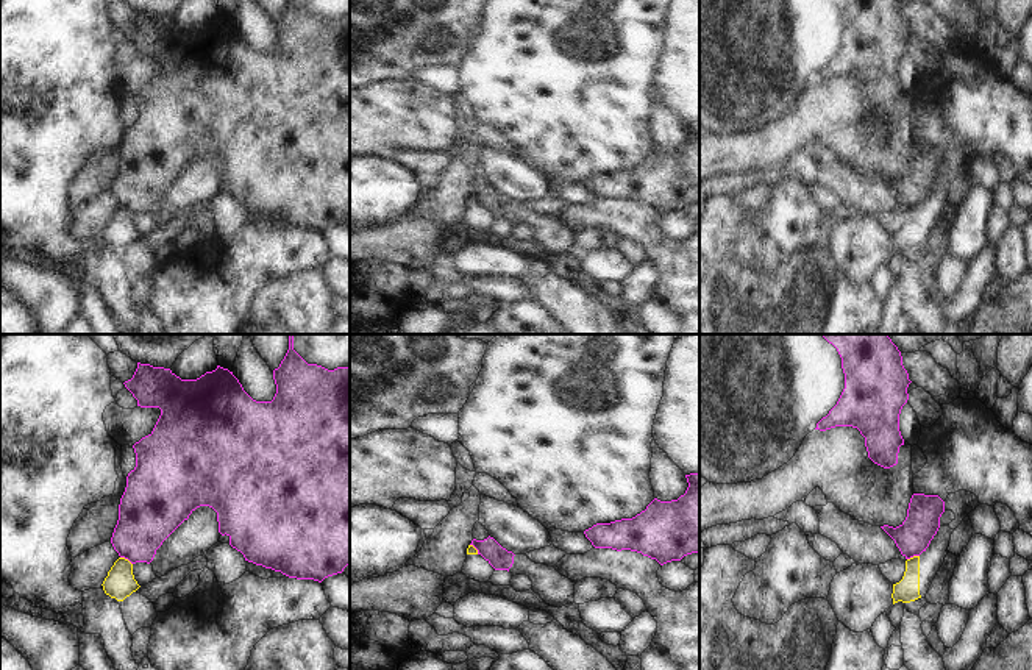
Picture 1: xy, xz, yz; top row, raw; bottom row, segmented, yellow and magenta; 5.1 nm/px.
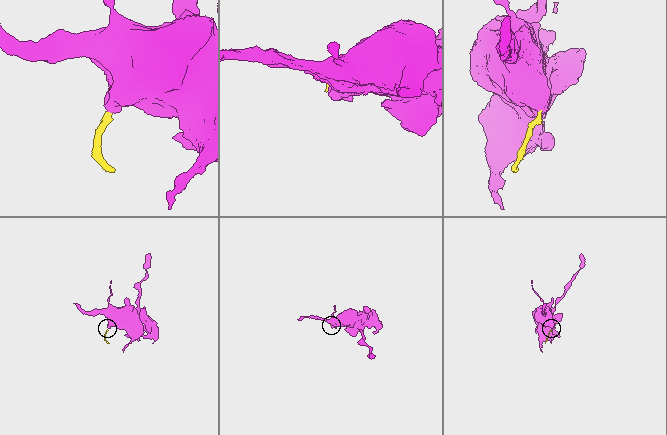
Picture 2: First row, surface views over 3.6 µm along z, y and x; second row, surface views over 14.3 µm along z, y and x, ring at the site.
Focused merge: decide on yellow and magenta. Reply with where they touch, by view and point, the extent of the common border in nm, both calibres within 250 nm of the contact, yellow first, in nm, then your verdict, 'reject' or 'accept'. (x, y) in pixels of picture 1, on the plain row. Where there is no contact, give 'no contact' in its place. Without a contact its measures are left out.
xy (127, 210) | 80 nm | 150/300 nm | reject

